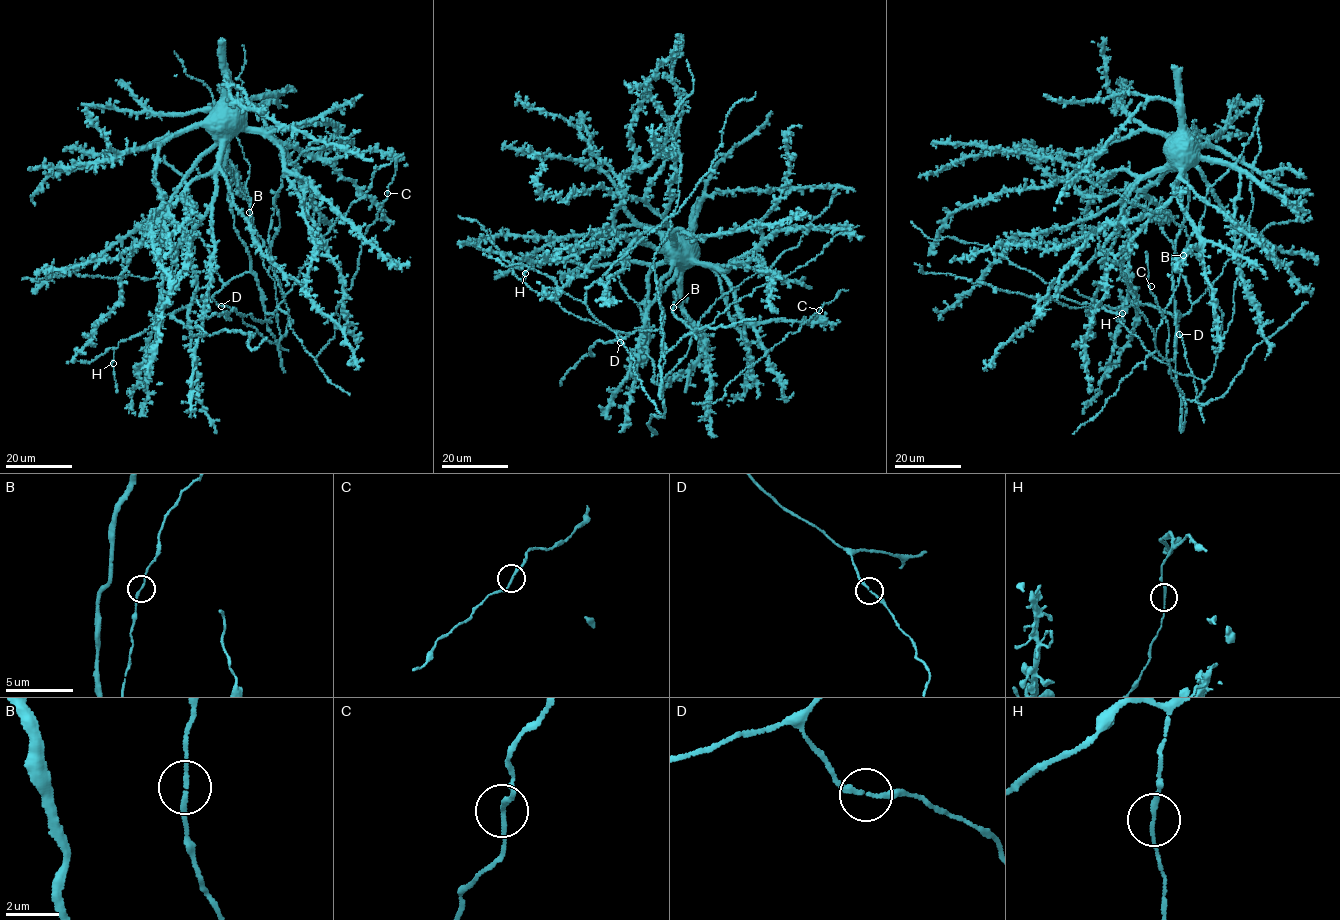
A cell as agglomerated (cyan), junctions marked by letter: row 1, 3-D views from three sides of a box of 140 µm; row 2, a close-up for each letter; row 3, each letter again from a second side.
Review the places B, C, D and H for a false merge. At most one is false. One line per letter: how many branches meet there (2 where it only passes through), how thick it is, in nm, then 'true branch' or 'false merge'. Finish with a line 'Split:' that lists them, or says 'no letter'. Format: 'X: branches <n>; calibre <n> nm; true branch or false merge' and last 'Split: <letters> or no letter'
B: branches 2; calibre 140 nm; true branch
C: branches 2; calibre 150 nm; true branch
D: branches 2; calibre 170 nm; true branch
H: branches 2; calibre 150 nm; true branch
Split: no letter

